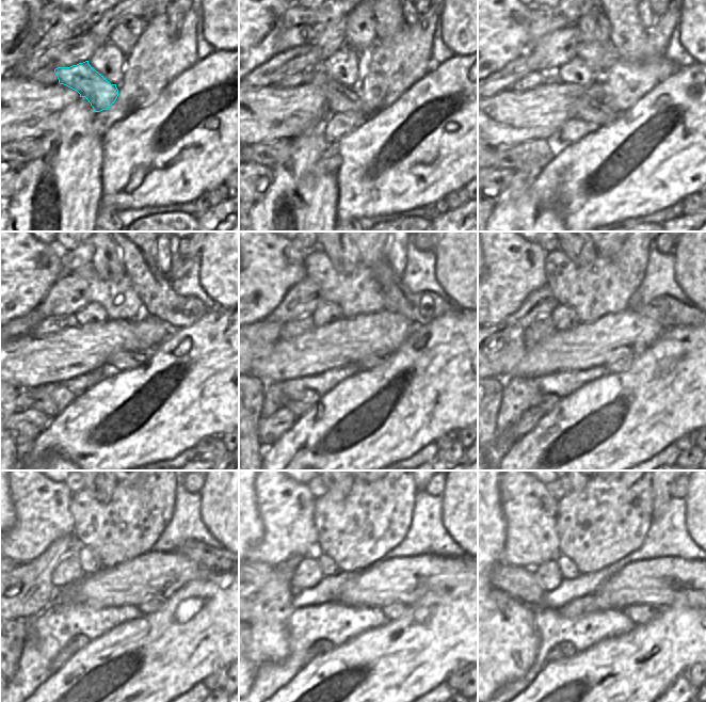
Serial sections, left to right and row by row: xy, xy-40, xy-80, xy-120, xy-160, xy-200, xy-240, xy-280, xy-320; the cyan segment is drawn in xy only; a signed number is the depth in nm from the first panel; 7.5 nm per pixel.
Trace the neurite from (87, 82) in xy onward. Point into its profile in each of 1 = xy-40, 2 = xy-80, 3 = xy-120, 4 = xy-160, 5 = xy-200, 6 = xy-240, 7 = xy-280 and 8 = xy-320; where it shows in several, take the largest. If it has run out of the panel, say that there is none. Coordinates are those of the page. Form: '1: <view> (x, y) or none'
1: xy-40 (340, 98)
2: xy-80 (596, 112)
3: xy-120 (124, 360)
4: xy-160 (371, 362)
5: xy-200 (622, 365)
6: xy-240 (148, 607)
7: xy-280 (392, 611)
8: xy-320 (639, 613)

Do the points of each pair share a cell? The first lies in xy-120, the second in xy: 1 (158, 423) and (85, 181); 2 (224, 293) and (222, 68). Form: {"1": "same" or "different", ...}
{"1": "different", "2": "different"}

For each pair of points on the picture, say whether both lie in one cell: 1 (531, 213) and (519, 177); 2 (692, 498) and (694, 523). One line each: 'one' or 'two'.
1: one
2: one

